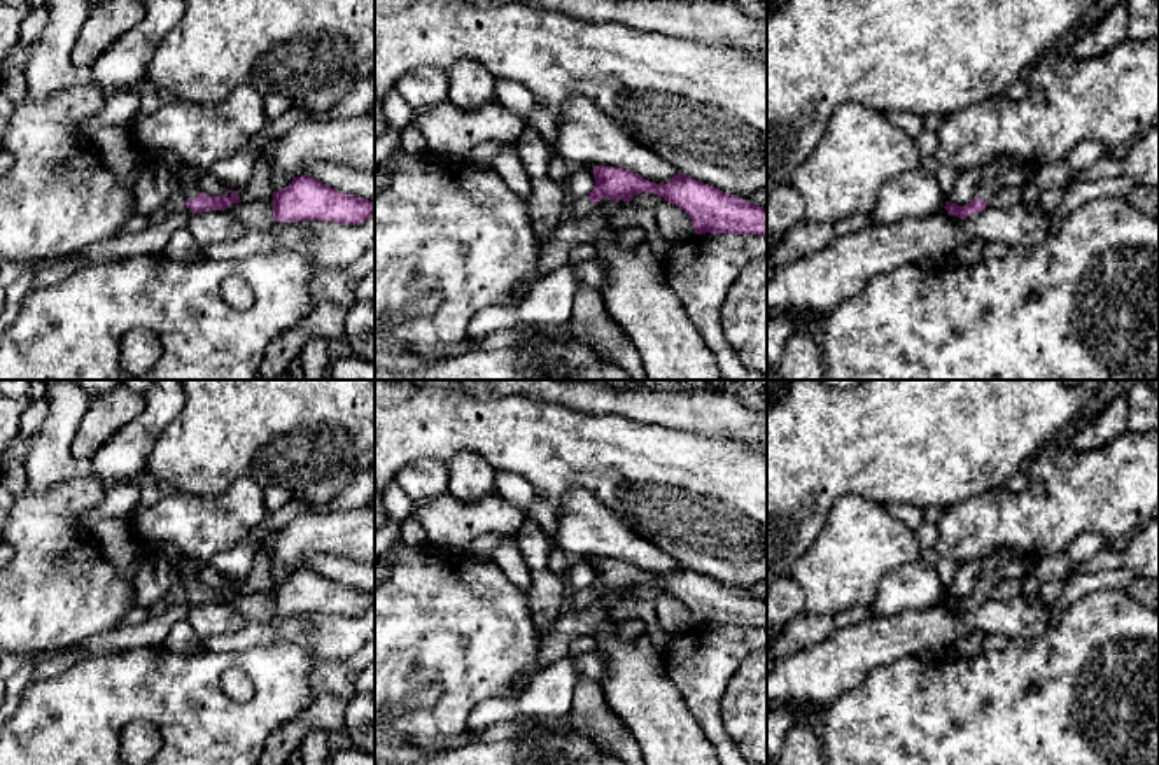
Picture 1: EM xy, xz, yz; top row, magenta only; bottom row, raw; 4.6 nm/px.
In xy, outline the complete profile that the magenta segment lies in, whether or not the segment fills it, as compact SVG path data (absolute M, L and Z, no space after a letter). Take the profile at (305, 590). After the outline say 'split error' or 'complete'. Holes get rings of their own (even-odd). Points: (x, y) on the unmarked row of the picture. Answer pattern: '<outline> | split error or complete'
M303 567L273 585L273 613L333 613L361 616L375 604L375 595L354 586L340 585L320 572Z | complete

